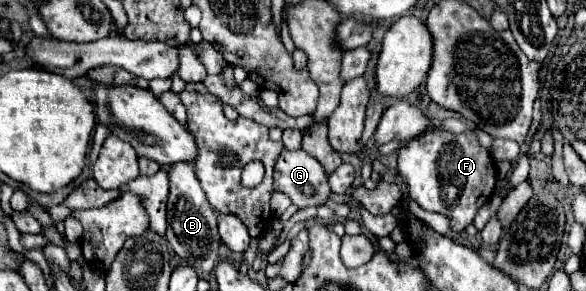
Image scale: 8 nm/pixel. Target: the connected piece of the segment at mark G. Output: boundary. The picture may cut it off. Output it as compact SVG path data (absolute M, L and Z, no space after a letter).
M284 150L274 168L274 188L286 192L298 208L322 206L330 200L328 174L304 150Z

